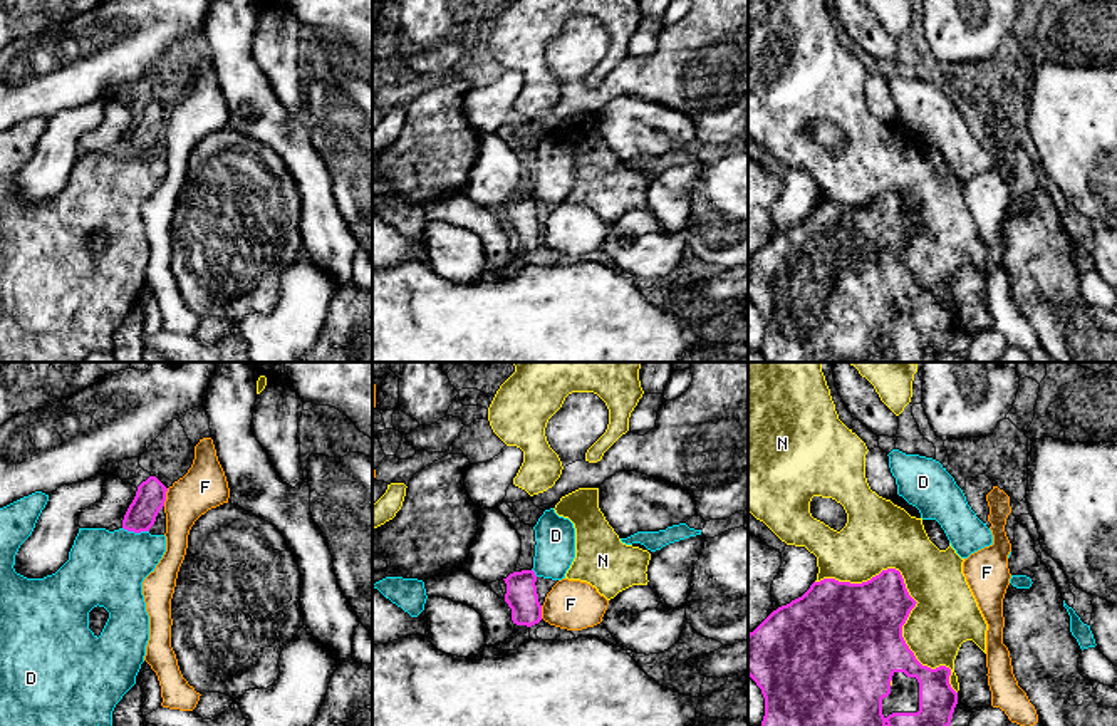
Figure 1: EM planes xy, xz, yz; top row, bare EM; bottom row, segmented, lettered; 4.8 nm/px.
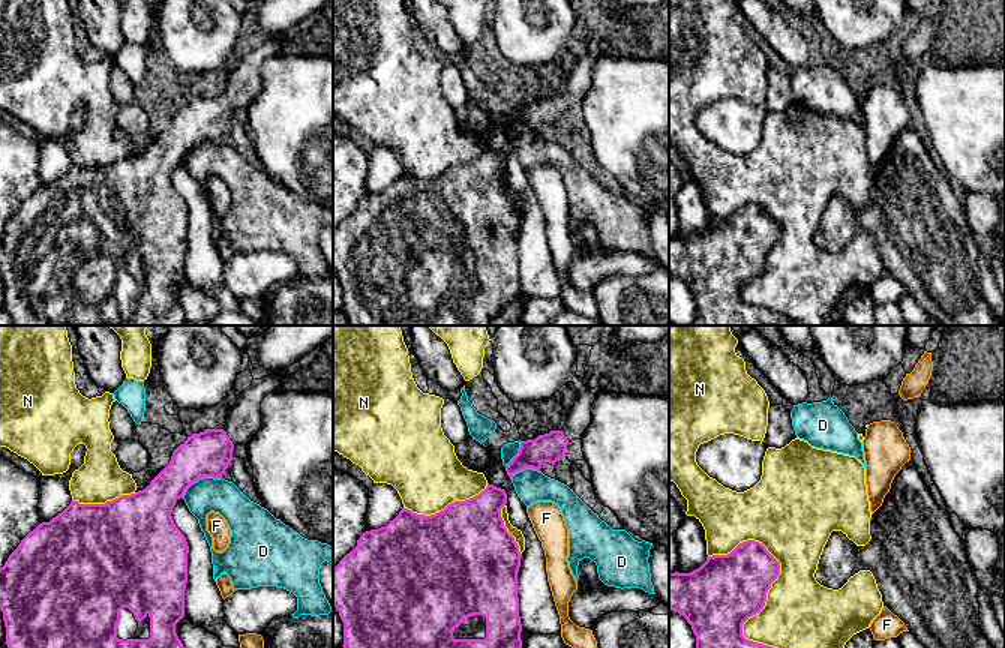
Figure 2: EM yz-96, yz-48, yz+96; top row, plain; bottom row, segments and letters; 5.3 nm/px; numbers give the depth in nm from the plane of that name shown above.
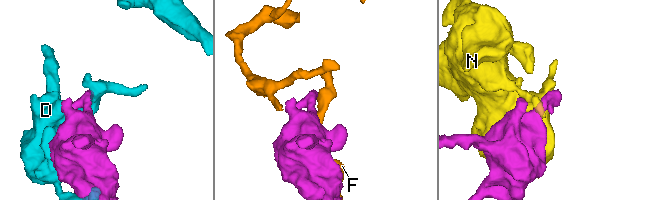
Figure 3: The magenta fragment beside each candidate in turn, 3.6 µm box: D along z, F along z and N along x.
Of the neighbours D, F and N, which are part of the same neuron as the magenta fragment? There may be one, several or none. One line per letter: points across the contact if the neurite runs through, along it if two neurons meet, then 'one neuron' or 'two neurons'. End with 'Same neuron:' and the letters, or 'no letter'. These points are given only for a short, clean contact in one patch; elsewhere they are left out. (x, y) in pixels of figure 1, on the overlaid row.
D: two neurons
F: along xy (168, 488), (163, 505) | two neurons
N: two neurons
Same neuron: no letter

